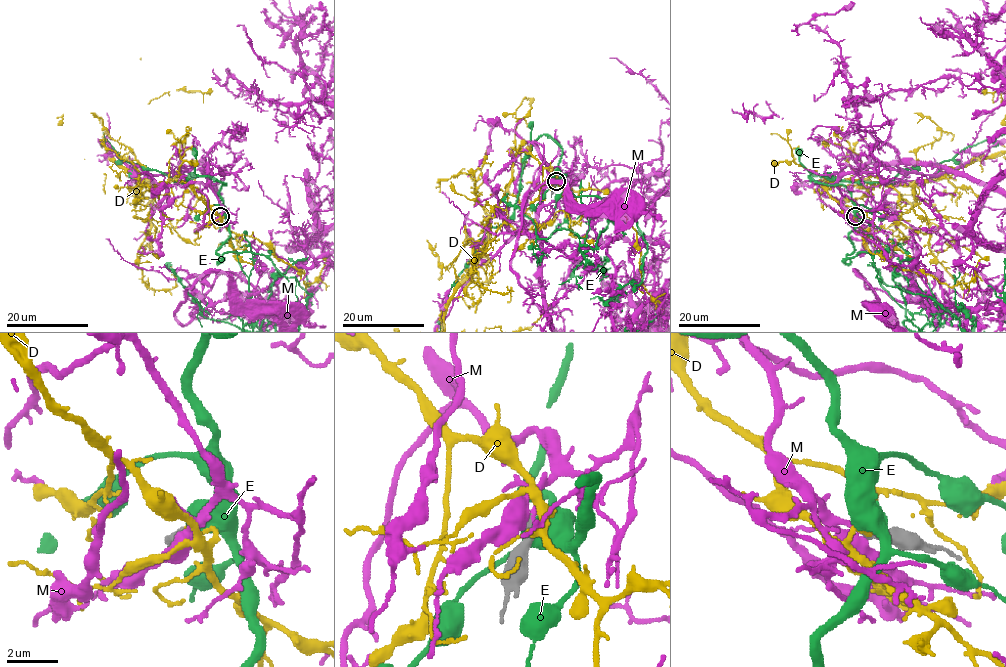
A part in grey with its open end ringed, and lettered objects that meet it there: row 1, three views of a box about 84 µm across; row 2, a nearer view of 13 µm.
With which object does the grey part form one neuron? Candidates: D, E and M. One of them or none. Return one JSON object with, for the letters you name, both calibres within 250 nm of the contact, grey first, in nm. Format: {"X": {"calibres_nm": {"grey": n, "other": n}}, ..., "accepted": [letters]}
{"M": {"calibres_nm": {"grey": 240, "other": 170}}, "accepted": ["M"]}

